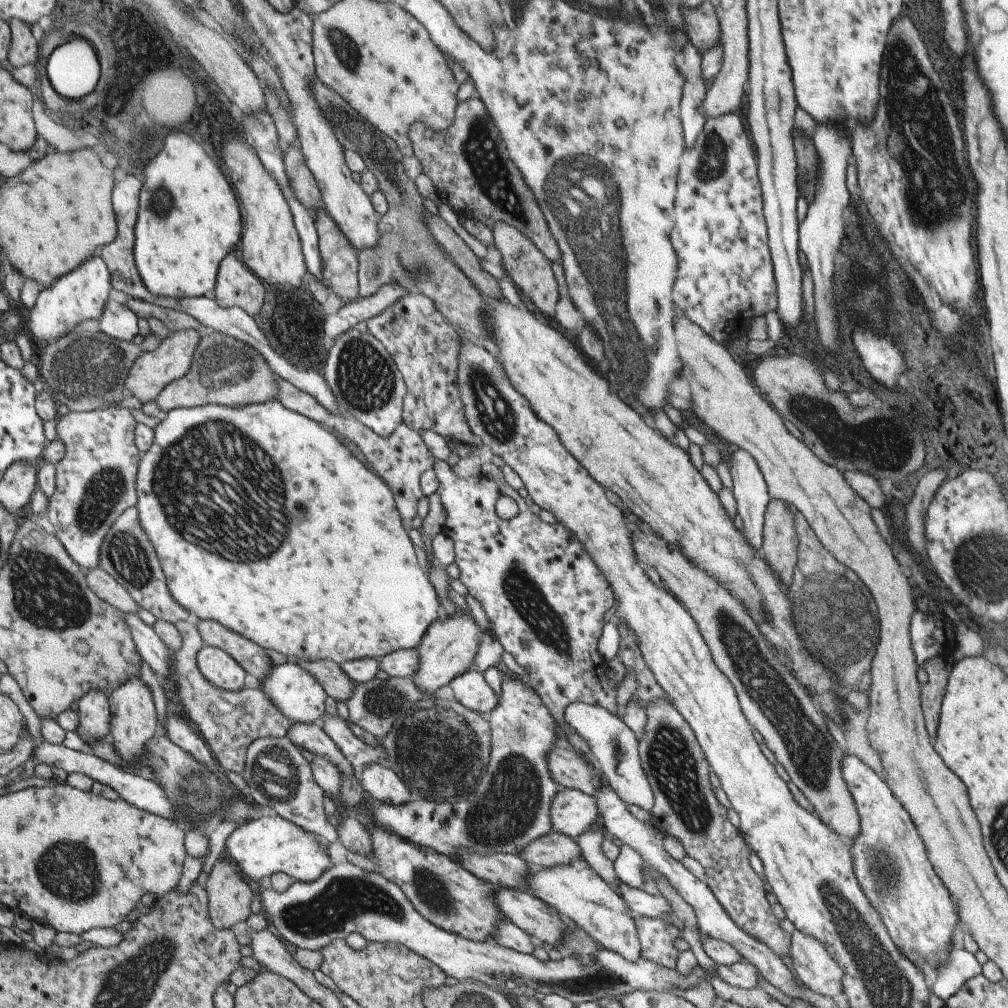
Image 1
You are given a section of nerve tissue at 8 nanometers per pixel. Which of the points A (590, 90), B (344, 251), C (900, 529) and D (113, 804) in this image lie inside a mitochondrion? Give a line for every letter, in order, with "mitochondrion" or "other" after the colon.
A: other
B: other
C: other
D: other

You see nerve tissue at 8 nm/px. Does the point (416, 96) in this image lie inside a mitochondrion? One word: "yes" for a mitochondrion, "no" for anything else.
no

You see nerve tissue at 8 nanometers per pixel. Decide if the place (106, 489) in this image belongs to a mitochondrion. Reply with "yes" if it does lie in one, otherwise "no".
yes

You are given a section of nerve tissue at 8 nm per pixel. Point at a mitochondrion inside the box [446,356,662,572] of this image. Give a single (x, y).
(497, 419)

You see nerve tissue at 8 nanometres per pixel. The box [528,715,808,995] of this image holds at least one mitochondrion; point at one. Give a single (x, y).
(671, 762)

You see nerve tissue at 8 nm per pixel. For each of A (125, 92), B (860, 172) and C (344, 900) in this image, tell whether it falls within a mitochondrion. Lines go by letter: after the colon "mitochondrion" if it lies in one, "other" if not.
A: other
B: other
C: mitochondrion

